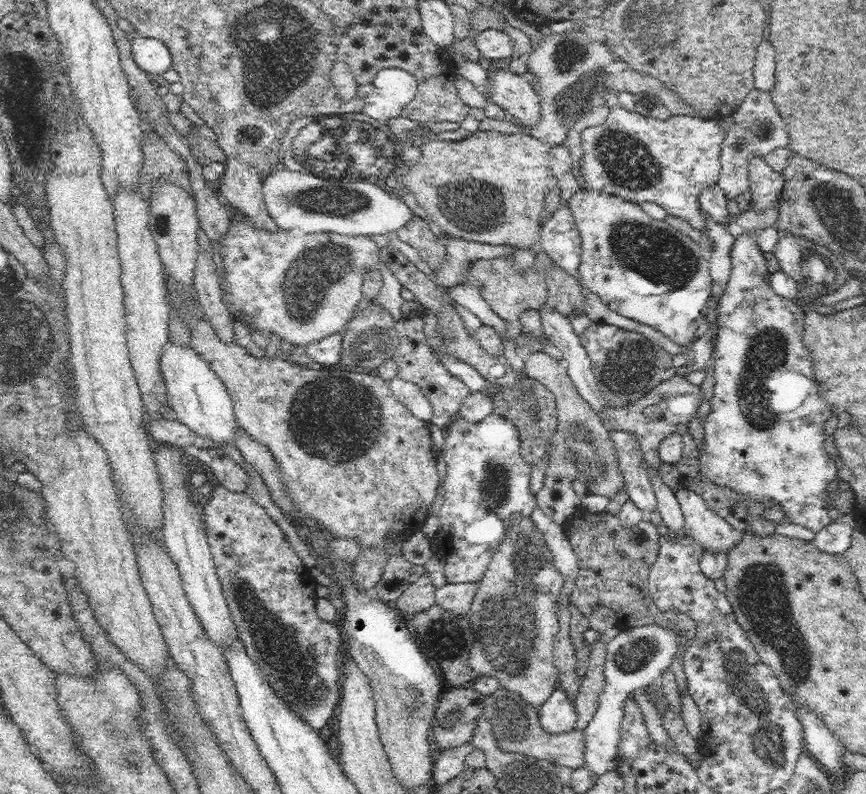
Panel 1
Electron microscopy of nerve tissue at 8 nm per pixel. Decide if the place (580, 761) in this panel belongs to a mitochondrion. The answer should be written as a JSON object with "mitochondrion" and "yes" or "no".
{"mitochondrion":"no"}

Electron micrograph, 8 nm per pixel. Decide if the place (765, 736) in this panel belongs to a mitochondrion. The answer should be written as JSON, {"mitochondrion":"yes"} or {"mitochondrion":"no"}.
{"mitochondrion":"yes"}

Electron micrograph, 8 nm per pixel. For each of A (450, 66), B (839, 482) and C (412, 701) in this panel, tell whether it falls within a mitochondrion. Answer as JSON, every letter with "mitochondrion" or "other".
{"A":"other","B":"other","C":"mitochondrion"}

